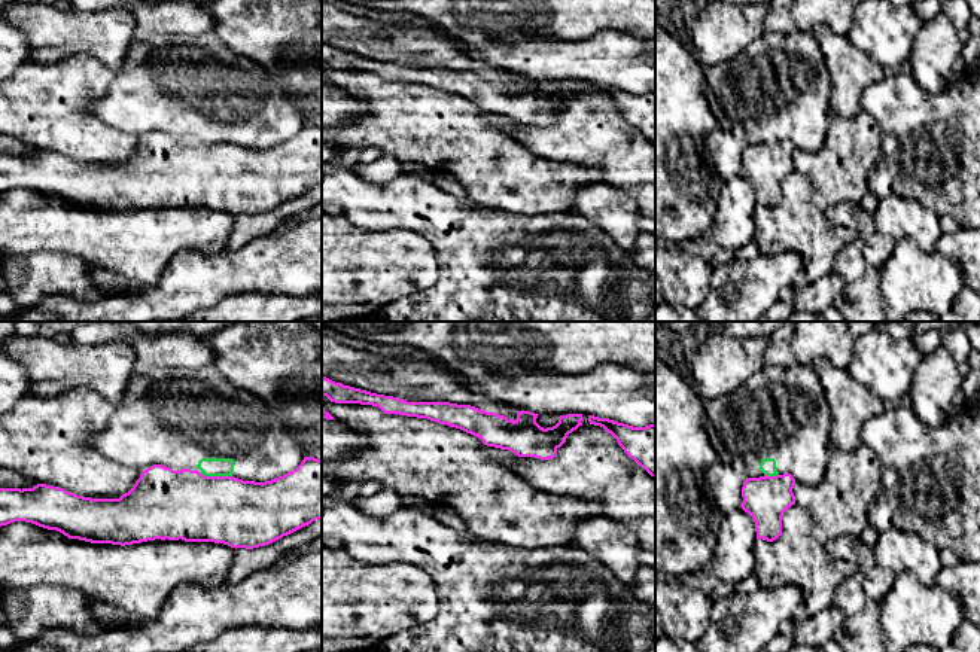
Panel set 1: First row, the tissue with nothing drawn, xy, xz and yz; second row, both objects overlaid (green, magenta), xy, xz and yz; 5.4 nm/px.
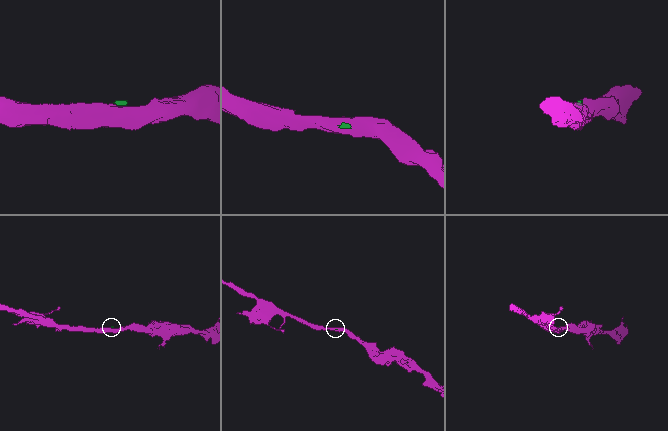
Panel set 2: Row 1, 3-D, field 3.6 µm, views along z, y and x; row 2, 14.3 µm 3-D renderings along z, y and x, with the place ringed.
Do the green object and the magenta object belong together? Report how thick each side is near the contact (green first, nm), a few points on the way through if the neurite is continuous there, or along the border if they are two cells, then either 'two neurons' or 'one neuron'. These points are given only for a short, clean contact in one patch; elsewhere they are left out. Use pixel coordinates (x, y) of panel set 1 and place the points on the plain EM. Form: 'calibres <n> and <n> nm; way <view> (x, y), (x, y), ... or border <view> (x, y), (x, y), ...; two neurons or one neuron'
calibres 100 and 380 nm; two neurons

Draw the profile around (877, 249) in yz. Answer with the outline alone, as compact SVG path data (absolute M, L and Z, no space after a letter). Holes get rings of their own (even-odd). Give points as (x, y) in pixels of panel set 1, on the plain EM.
M841 202L825 210L827 217L839 226L853 229L864 241L864 258L877 269L891 256L895 241L876 231L873 216L859 204Z

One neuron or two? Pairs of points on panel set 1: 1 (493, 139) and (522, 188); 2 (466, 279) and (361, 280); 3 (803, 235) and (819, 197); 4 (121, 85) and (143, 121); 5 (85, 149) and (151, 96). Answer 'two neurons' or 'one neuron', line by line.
1: one neuron
2: two neurons
3: two neurons
4: one neuron
5: two neurons

